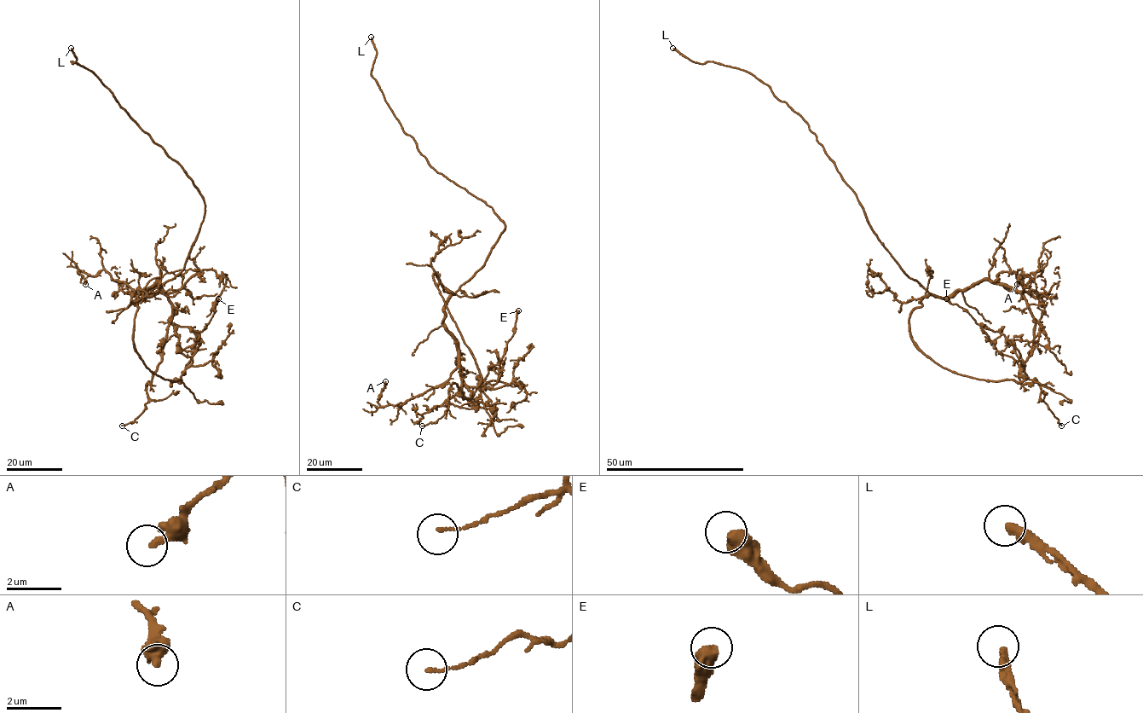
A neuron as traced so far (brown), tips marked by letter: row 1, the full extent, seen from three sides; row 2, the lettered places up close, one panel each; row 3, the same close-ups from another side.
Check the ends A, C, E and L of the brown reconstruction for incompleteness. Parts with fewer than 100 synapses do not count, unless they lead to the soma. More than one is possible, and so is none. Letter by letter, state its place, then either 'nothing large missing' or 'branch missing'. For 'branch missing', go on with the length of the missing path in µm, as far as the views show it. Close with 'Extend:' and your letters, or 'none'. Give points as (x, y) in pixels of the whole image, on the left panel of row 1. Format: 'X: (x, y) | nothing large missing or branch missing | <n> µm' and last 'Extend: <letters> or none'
A: (85, 284) | nothing large missing
C: (122, 426) | nothing large missing
E: (218, 298) | nothing large missing
L: (71, 48) | branch missing | 8 µm
Extend: L

